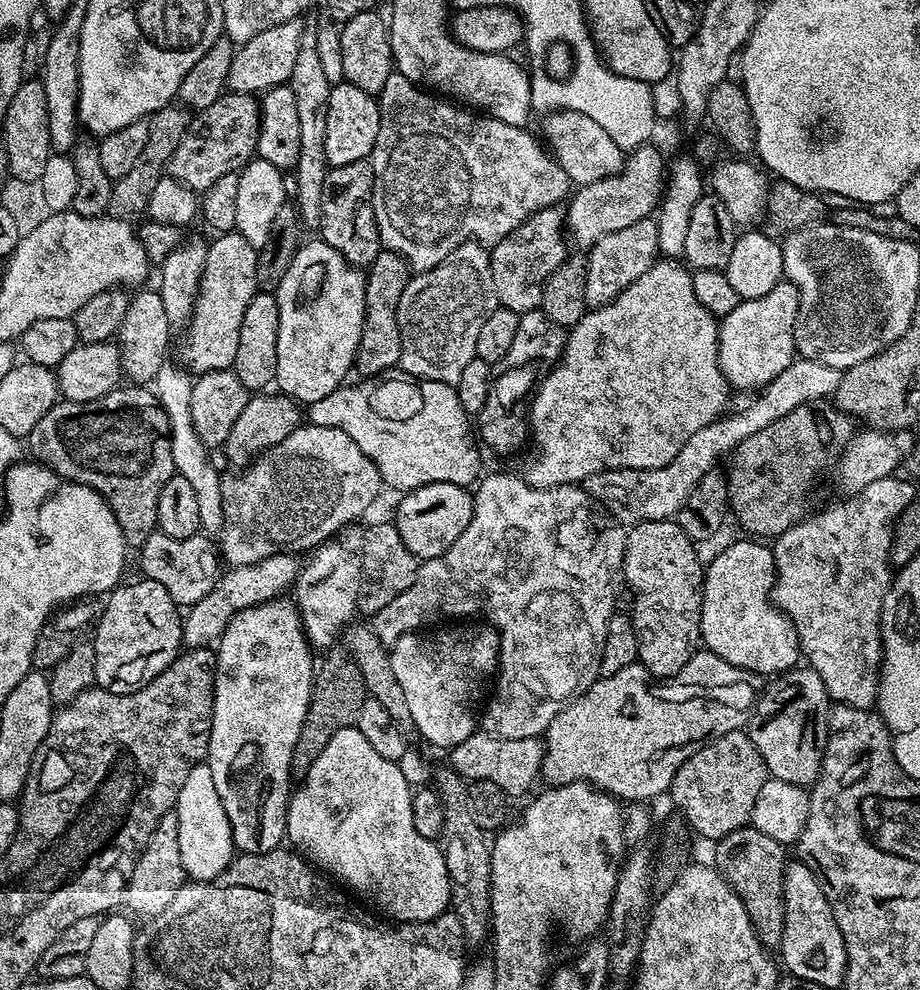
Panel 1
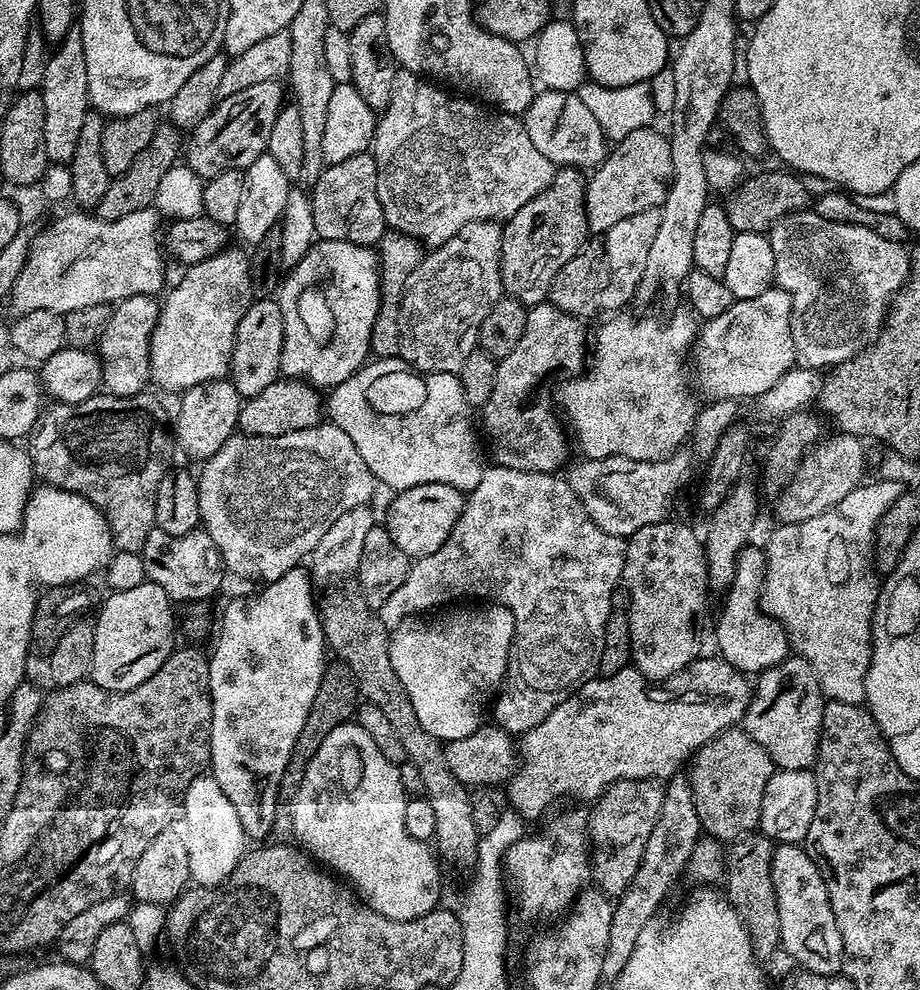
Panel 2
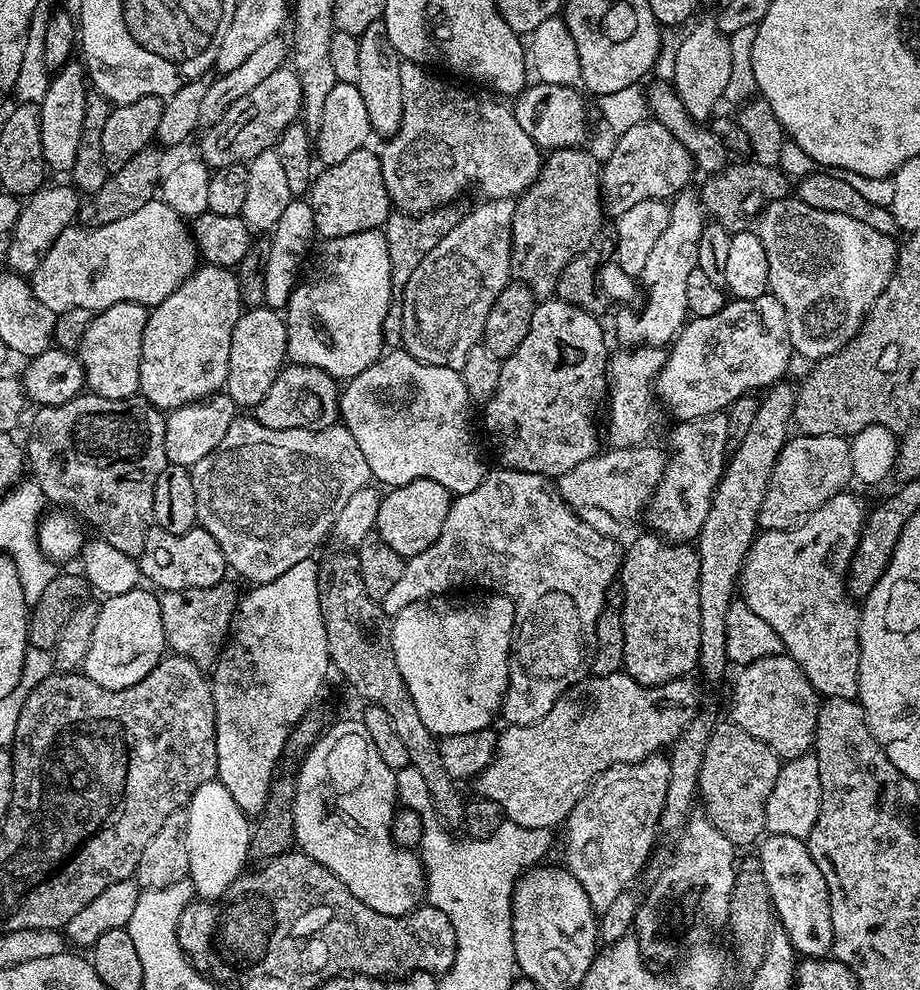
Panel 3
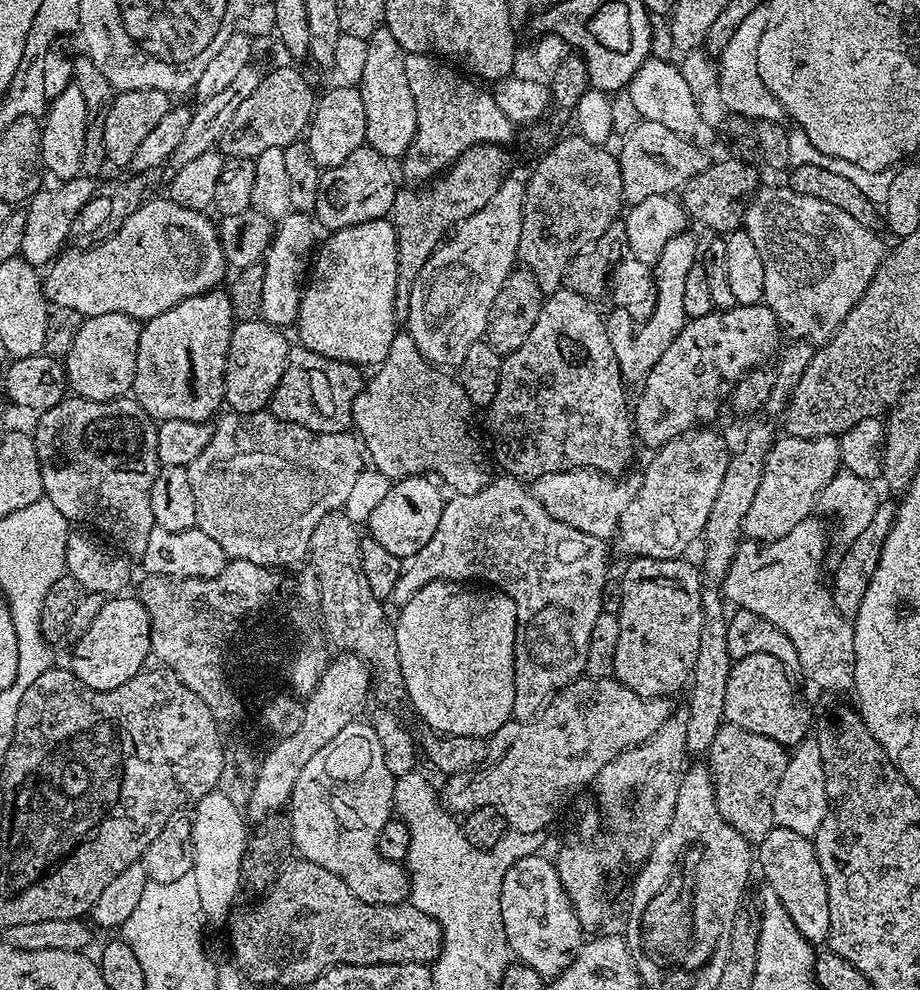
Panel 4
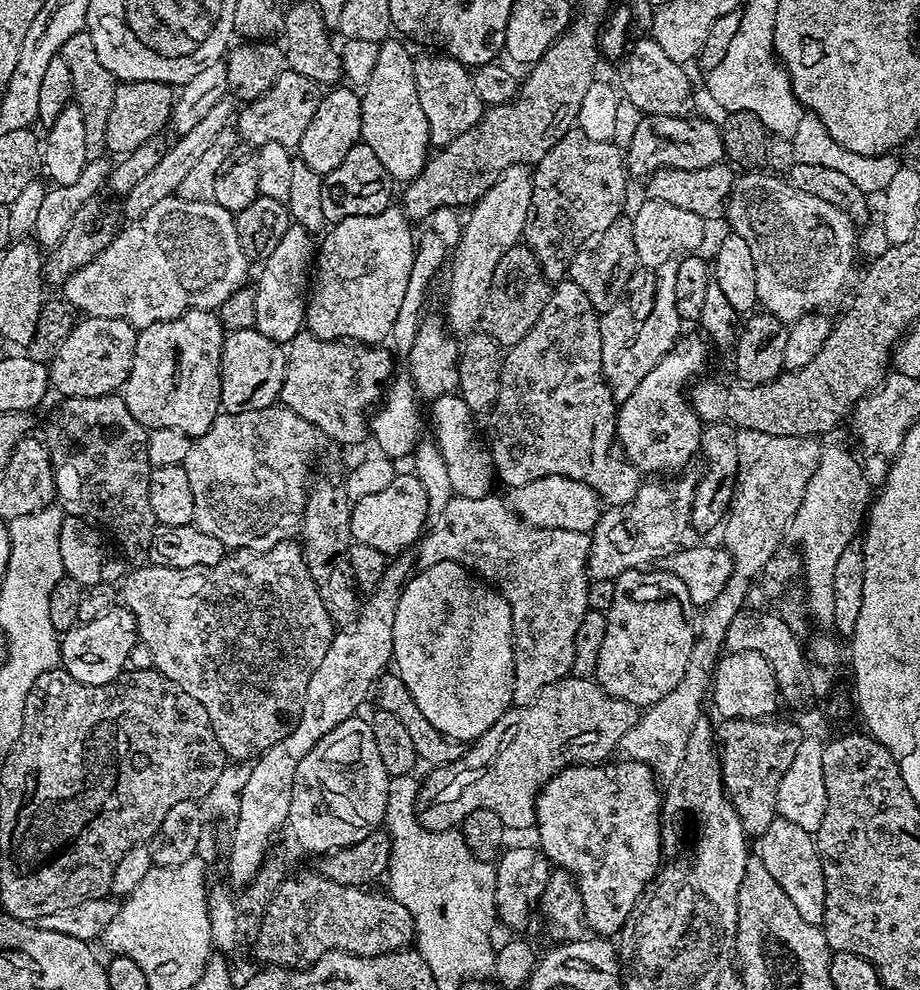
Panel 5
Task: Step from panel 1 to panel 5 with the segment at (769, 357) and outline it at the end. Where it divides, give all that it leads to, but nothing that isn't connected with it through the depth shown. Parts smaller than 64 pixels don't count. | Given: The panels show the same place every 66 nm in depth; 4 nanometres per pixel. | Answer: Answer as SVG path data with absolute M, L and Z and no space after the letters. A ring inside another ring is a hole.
M703 335L688 336L677 340L676 344L642 382L619 405L616 416L616 438L618 447L635 468L644 474L676 474L692 460L692 455L701 451L700 436L702 421L700 415L692 409L691 399L686 395L686 389L701 375L700 372L708 364L708 348L710 344Z

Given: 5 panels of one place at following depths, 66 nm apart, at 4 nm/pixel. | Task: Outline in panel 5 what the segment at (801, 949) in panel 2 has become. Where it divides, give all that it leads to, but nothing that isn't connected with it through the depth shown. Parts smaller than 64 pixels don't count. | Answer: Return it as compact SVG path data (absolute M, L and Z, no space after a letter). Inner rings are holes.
M777 818L766 826L764 833L758 838L760 852L758 859L766 870L770 870L770 878L786 890L786 898L794 902L798 914L806 918L806 922L823 925L824 911L826 910L826 882L820 861L820 852L816 849L813 833L802 830L794 822Z

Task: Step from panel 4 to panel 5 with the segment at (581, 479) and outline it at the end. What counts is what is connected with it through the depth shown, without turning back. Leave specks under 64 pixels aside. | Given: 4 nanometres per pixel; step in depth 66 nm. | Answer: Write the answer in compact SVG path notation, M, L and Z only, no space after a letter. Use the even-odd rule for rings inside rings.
M547 476L511 489L510 507L530 526L591 533L592 527L600 521L602 501L586 482L566 476Z

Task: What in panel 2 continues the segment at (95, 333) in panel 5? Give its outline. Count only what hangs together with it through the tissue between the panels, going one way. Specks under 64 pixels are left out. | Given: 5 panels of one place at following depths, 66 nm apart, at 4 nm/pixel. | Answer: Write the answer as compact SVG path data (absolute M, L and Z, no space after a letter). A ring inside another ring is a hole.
M131 296L112 308L112 316L102 330L98 345L100 364L104 367L103 387L114 396L137 396L150 384L150 342L160 317L161 301L156 296Z

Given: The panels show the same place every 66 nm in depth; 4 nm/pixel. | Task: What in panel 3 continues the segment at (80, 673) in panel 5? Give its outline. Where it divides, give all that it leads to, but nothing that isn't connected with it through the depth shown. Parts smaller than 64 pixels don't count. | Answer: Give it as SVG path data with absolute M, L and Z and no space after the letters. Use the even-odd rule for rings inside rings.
M141 586L126 594L109 596L100 604L98 626L94 629L90 650L86 650L82 672L106 690L126 690L126 686L142 682L165 655L166 634L159 595Z

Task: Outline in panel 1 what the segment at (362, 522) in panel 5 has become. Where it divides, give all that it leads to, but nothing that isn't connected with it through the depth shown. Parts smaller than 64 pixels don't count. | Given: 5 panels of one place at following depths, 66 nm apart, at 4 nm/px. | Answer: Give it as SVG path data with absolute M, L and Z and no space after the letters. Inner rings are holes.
M433 482L422 485L412 491L405 491L399 498L400 505L396 508L394 523L402 542L406 542L406 550L414 554L417 561L423 562L430 558L438 558L450 546L466 526L470 526L472 517L473 493L467 487L460 487L450 482Z

